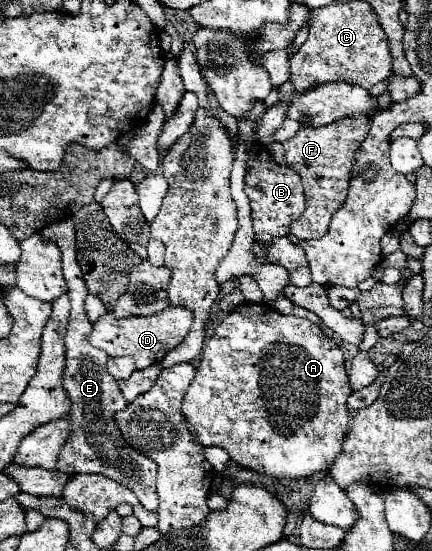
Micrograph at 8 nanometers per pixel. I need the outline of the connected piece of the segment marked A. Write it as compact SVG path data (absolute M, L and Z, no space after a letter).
M242 303L218 321L212 335L204 341L202 361L184 395L182 413L196 429L202 445L226 449L236 463L260 475L298 479L330 469L336 455L340 455L348 427L346 399L350 393L342 351L318 325L308 319L282 315L268 305Z

